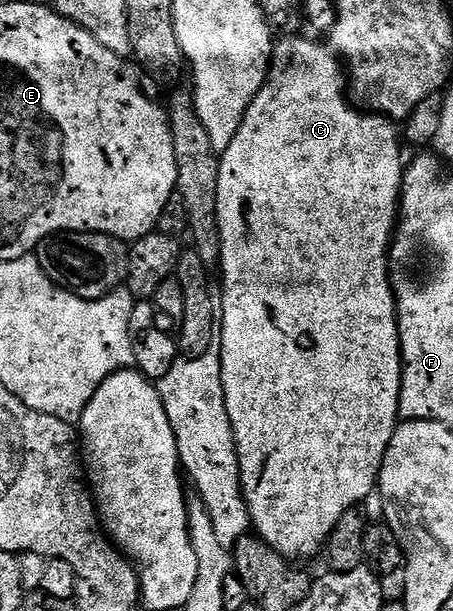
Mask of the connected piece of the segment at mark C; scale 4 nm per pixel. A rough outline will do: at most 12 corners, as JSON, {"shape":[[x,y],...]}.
{"shape":[[326,43],[221,153],[225,406],[292,562],[401,420],[403,148]]}

